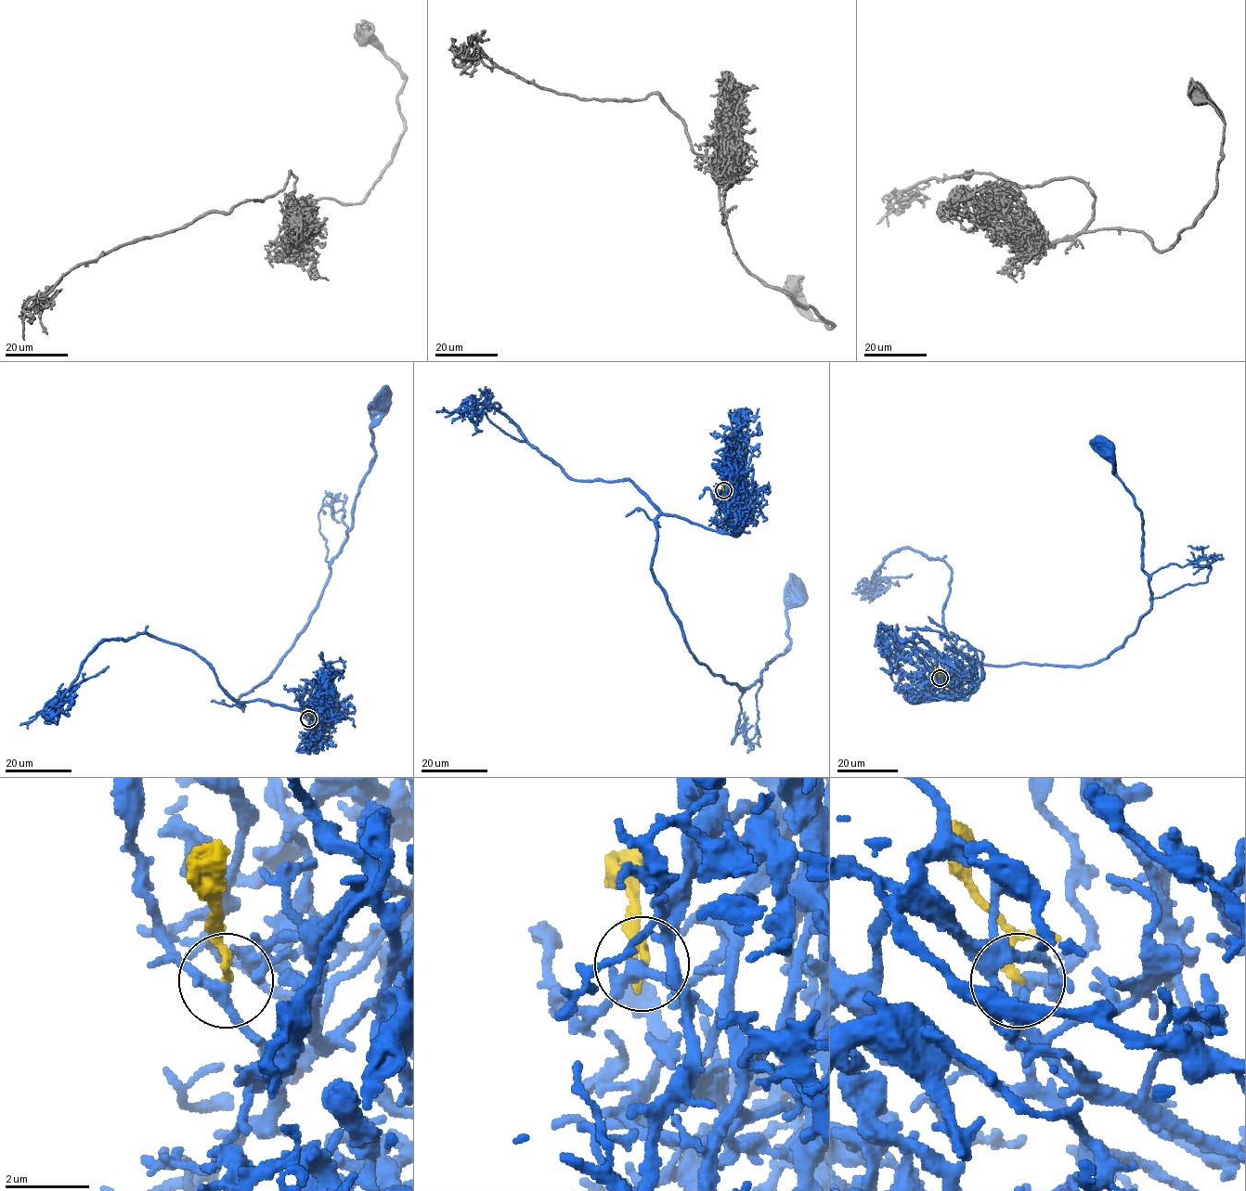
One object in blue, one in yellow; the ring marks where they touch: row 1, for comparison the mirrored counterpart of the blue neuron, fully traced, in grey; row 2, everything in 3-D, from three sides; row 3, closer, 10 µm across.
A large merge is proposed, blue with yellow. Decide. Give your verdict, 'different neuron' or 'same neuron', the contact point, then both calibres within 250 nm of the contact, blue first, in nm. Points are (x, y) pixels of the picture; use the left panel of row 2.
same neuron | (308, 718) | 280/200 nm

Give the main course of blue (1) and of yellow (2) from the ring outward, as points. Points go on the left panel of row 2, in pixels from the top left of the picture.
1: (308, 719), (309, 732), (317, 713), (238, 703), (270, 675), (317, 605), (375, 455), (370, 426), (383, 399)
2: (308, 719), (307, 707)

